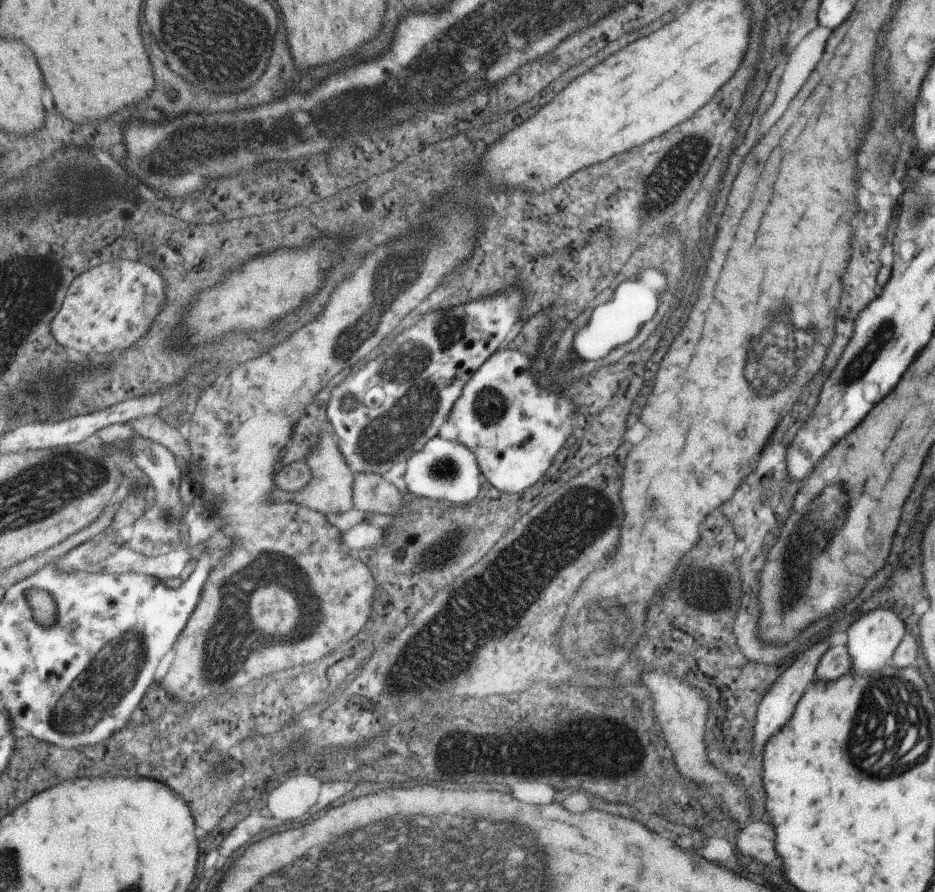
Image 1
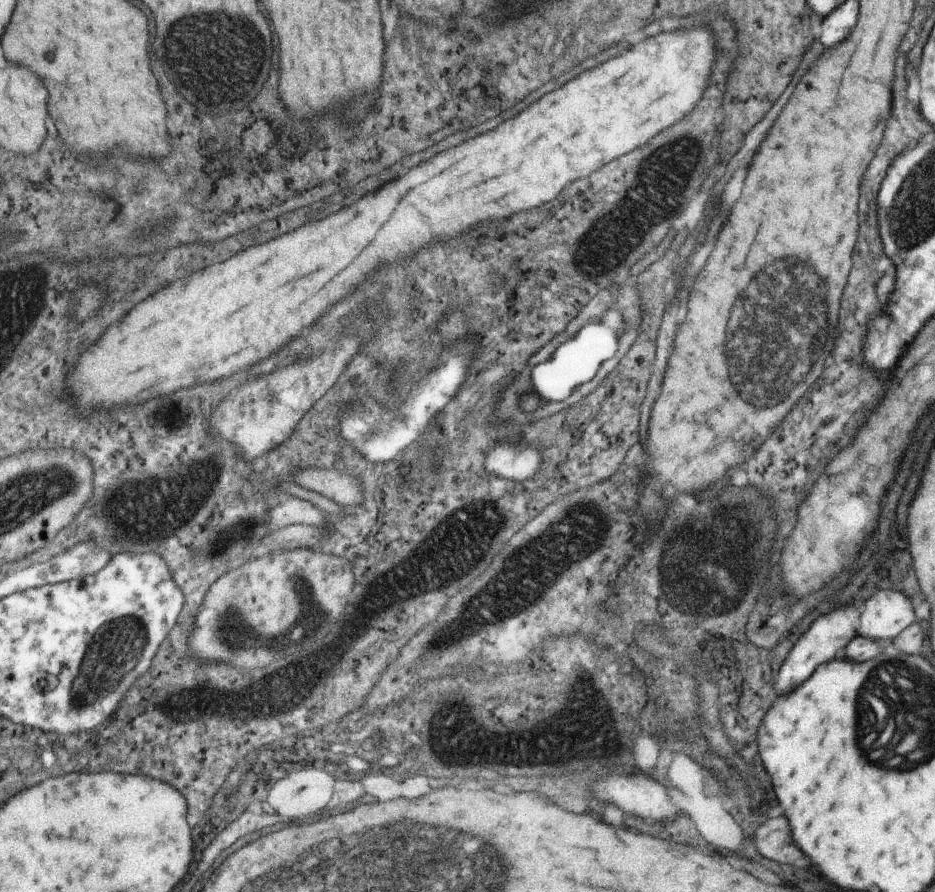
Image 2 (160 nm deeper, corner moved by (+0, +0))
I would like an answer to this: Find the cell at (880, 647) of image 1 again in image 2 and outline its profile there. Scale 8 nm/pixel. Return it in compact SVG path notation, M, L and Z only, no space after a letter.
M879 590L861 604L856 636L869 642L895 639L913 621L911 602L897 590Z

